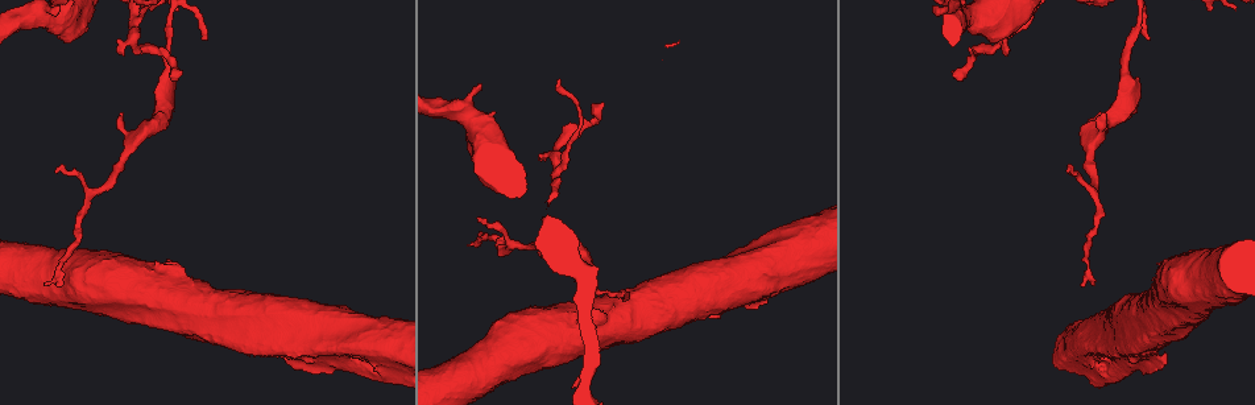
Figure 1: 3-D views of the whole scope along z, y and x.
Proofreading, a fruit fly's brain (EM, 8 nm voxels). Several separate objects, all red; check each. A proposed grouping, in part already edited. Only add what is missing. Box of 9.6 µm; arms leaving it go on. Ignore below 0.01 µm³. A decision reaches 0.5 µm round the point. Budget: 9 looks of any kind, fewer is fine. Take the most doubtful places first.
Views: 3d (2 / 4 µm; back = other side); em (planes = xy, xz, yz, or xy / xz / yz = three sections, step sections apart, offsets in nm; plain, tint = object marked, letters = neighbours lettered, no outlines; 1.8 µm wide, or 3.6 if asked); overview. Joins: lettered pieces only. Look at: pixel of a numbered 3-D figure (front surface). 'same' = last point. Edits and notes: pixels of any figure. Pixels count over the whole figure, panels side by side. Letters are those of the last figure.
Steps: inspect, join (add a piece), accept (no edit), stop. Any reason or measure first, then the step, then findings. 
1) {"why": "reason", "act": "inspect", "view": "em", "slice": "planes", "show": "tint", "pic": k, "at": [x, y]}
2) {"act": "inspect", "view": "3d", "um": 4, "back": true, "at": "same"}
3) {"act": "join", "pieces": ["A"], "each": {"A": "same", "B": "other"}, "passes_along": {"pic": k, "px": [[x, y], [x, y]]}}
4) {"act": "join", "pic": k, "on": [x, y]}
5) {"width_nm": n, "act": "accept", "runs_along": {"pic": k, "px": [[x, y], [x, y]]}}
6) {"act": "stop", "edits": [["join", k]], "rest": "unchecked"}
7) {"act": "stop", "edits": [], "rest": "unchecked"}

{"why": "an open end", "act": "inspect", "view": "3d", "um": 2, "pic": 1, "at": [1105, 114]}

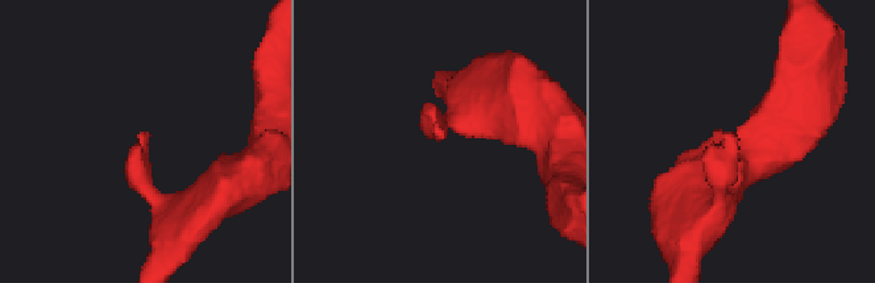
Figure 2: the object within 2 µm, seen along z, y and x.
{"why": "shape alone is not enough", "act": "inspect", "view": "em", "slice": "xy", "step": 4, "show": "tint", "pic": 2, "at": [732, 132]}

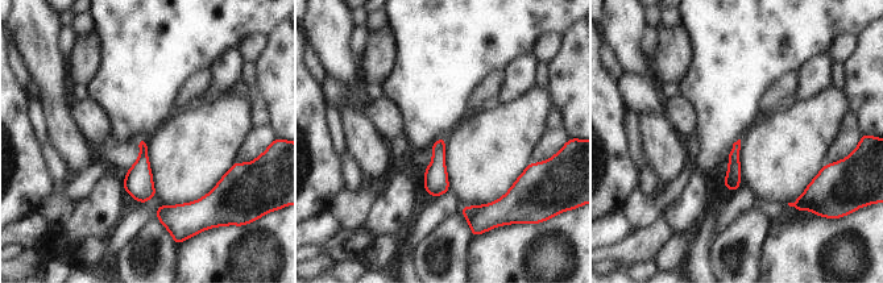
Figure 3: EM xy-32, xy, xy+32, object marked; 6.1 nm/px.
{"why": "another direction", "act": "inspect", "view": "em", "slice": "planes", "show": "letters", "at": "same"}

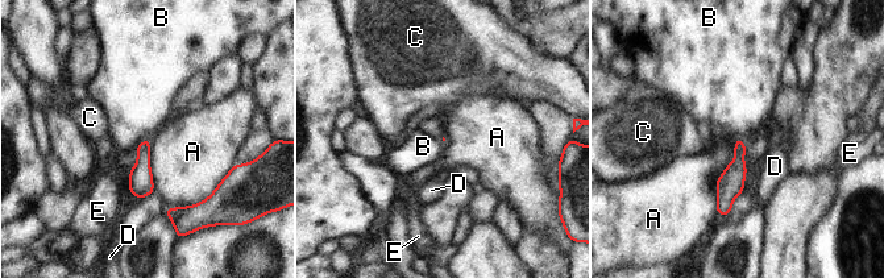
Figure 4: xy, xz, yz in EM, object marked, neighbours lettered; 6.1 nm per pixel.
{"act": "accept", "each": {"A": "other", "B": "other", "C": "other", "D": "other", "E": "other"}, "border": {"pic": 4, "px": [[149, 137], [144, 138], [136, 149]]}, "found": "none of them fits"}

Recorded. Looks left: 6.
{"why": "tapers out", "act": "inspect", "view": "3d", "um": 2, "pic": 1, "at": [546, 159]}

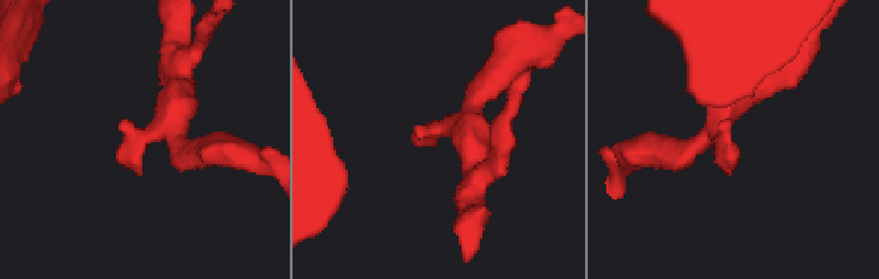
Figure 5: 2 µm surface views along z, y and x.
{"arm_widths_nm": [200, 220], "why": "now the EM", "act": "inspect", "view": "em", "slice": "planes", "show": "letters", "pic": 5, "at": [729, 175]}

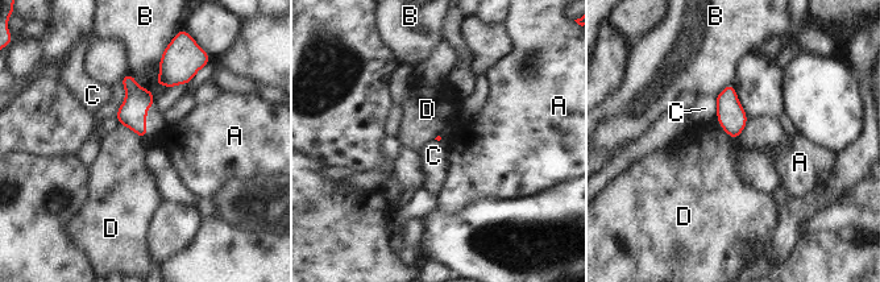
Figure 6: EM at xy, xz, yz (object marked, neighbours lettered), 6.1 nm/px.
{"act": "accept", "each": {"A": "other", "B": "other", "C": "other", "D": "other"}, "found": "none of them fits"}

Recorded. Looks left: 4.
{"act": "inspect", "view": "3d", "um": 2, "pic": 1, "at": [468, 244]}

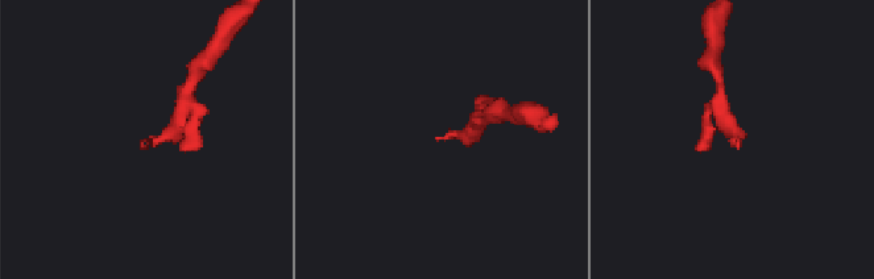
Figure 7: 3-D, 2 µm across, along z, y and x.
{"act": "inspect", "view": "em", "slice": "planes", "show": "letters", "pic": 7, "at": [437, 140]}

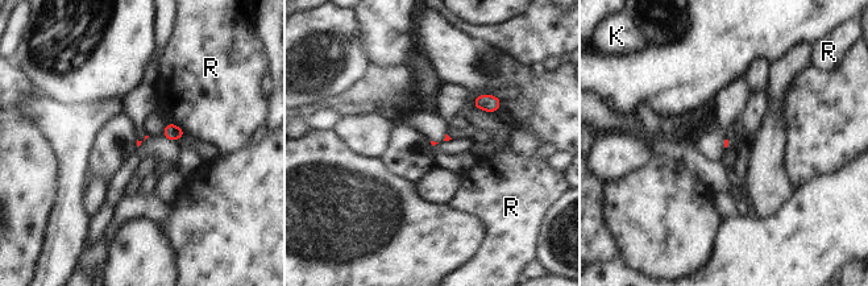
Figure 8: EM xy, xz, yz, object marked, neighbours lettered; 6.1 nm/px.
{"act": "accept", "each": {"K": "other", "R": "other"}, "border": {"pic": 8, "px": [[170, 121], [186, 132]]}, "found": "none of them fits"}

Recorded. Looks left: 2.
{"why": "branch stops here", "act": "inspect", "view": "em", "slice": "planes", "show": "tint", "pic": 1, "at": [58, 172]}

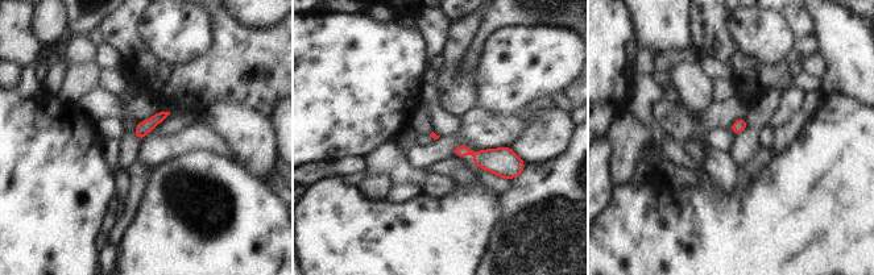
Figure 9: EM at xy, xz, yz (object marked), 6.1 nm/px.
{"act": "inspect", "view": "em", "slice": "planes", "show": "letters", "at": "same"}

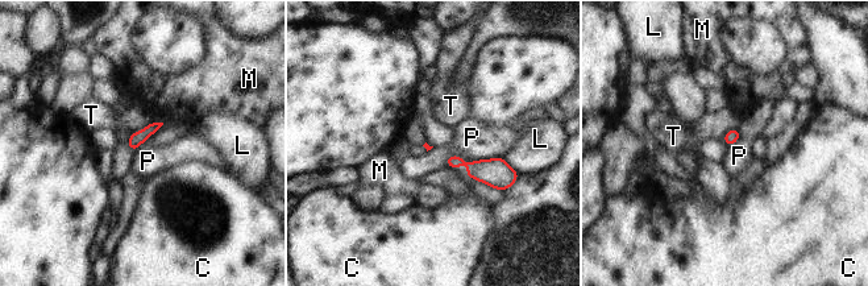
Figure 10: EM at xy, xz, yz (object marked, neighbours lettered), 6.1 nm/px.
{"act": "accept", "each": {"C": "other", "L": "other", "M": "other", "P": "other", "T": "other"}, "border": {"pic": 10, "px": [[501, 157], [480, 158], [477, 161]]}, "found": "no lettered piece goes on from it"}

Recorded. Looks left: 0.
{"act": "stop", "edits": [], "rest": "unchecked"}

